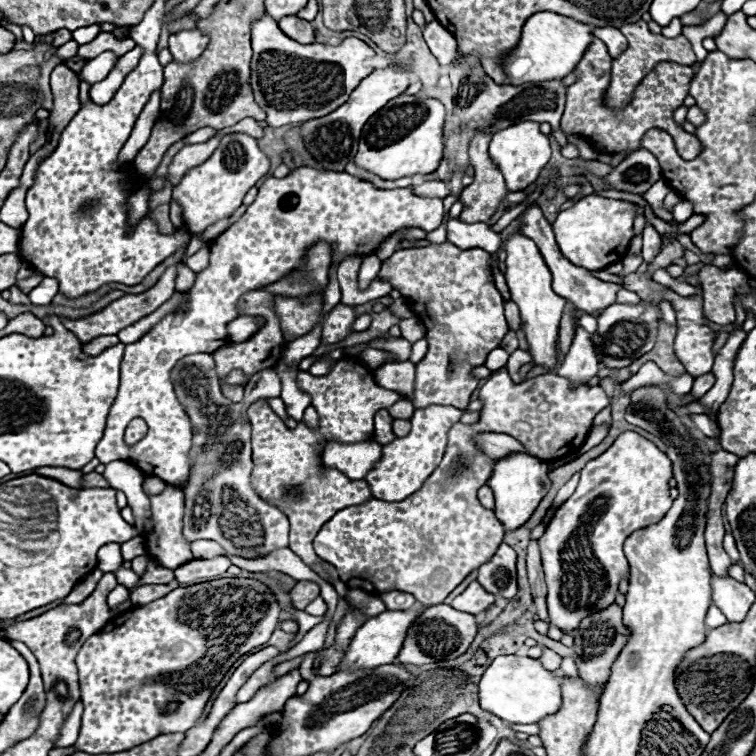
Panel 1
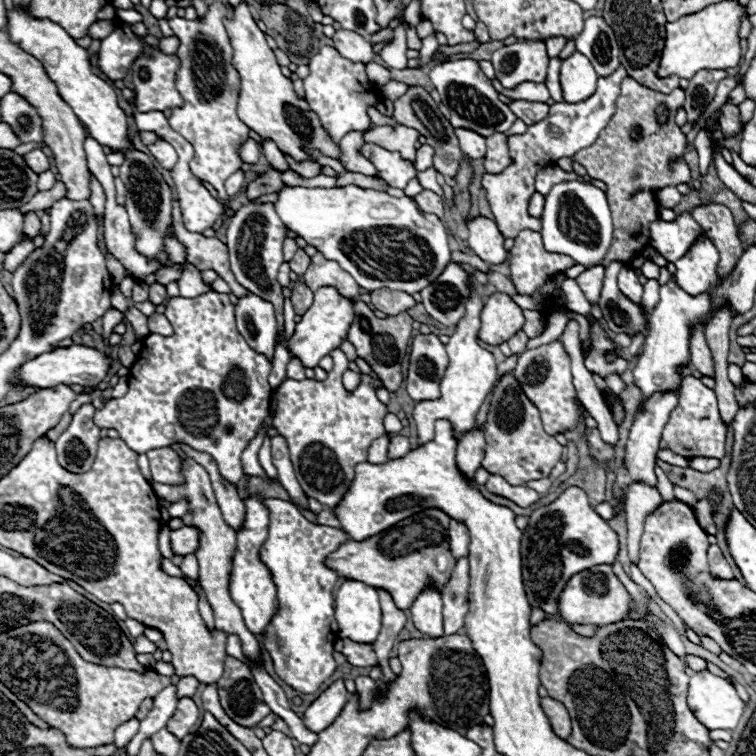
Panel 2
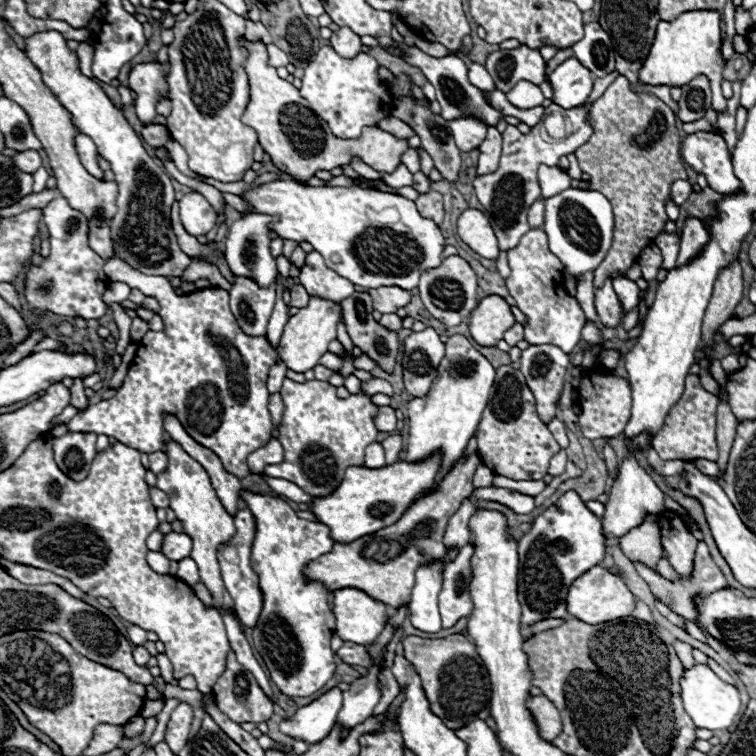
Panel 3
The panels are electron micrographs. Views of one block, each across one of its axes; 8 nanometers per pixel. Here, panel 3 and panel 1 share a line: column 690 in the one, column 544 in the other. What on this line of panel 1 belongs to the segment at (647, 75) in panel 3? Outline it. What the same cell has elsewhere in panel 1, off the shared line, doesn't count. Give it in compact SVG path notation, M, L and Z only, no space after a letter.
M538 12L526 20L518 48L504 60L504 72L510 78L508 82L512 86L520 86L524 82L562 78L576 68L578 60L582 58L590 42L592 26L556 12Z

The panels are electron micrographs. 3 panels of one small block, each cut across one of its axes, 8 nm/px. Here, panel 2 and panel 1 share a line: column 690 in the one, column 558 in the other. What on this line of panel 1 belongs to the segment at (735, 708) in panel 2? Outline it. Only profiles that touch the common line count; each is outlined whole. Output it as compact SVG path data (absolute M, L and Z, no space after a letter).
M498 656L484 672L480 684L480 706L508 724L536 724L562 706L562 676L546 670L540 660L528 656Z

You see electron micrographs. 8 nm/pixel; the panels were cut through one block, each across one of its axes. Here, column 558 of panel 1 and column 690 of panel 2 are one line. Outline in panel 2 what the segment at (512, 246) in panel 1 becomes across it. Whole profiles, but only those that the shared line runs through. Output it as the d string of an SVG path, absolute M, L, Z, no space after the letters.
M668 282L660 288L660 302L650 312L650 330L644 340L642 354L638 356L634 372L634 384L642 390L644 396L650 396L658 390L674 390L680 386L680 376L676 374L678 366L690 362L690 326L700 324L702 316L710 308L708 292L700 296L690 296L676 286L676 282Z

